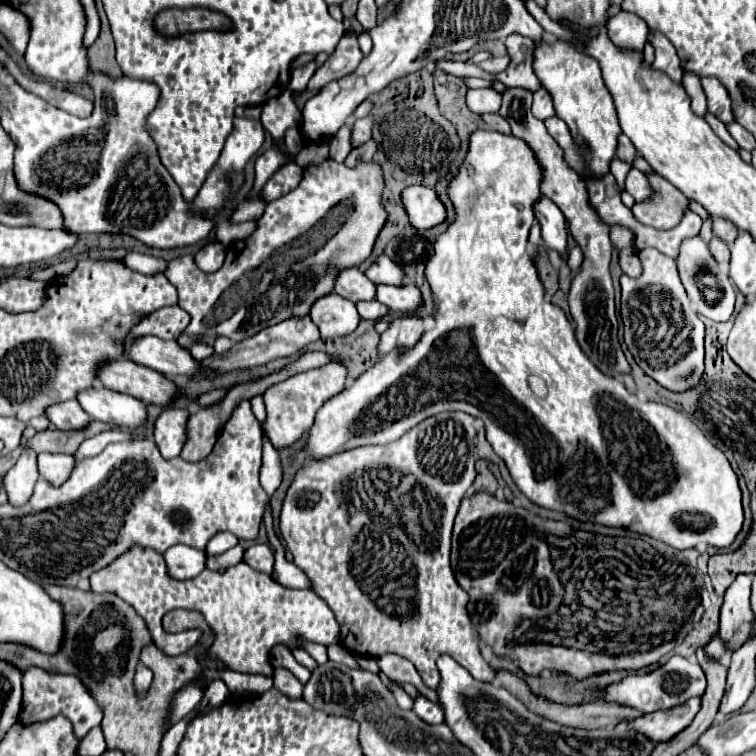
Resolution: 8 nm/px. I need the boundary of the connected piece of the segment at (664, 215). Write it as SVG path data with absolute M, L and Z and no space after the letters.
M648 176L650 186L656 188L652 200L640 202L632 206L634 218L652 228L672 228L680 222L682 212L688 208L688 202L680 190L676 190L672 184L668 184L662 176Z

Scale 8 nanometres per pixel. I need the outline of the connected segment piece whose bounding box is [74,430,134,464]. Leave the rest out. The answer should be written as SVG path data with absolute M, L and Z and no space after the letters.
M106 430L106 432L100 432L100 434L92 436L92 438L86 438L86 440L78 446L78 450L74 452L74 460L76 460L76 464L78 464L78 462L82 462L84 458L94 458L94 456L100 454L108 444L112 444L112 442L122 442L122 440L130 440L130 438L134 438L134 436L128 434L128 432L122 432L122 430Z

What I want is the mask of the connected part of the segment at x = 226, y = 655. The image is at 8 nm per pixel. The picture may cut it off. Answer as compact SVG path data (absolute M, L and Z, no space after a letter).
M136 548L124 554L124 558L108 564L104 570L92 574L90 584L94 592L114 592L134 606L136 612L146 620L154 644L168 656L184 654L198 642L202 632L190 628L180 634L168 634L162 628L162 616L176 608L200 612L208 626L216 632L216 642L208 654L218 656L222 662L226 662L228 670L236 672L272 676L268 652L276 644L296 646L294 636L298 634L318 644L334 644L340 638L340 626L320 596L316 596L312 590L286 588L268 574L250 568L246 562L218 572L204 570L192 580L176 580L168 574L162 554Z

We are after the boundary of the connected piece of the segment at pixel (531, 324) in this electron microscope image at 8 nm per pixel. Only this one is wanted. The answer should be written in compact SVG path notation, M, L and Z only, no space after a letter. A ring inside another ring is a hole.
M476 130L470 136L470 150L468 156L464 160L464 164L460 166L460 172L452 178L450 186L448 186L448 196L456 208L456 222L436 238L434 244L434 256L428 260L426 266L426 278L430 282L432 292L438 296L440 304L436 308L434 320L436 326L428 332L424 332L424 336L420 338L420 342L412 348L406 350L400 358L396 356L396 352L392 352L388 358L376 362L370 370L366 370L352 386L344 388L340 394L332 396L328 402L324 402L324 406L318 410L314 426L308 430L306 440L302 442L300 450L304 452L306 458L328 458L352 448L360 448L360 446L370 446L370 444L390 444L396 438L400 438L402 434L406 434L412 426L420 424L422 420L436 416L440 412L466 412L470 416L482 418L486 424L486 440L490 442L490 446L494 448L494 452L504 460L506 468L510 470L512 480L516 482L518 490L534 504L548 508L548 510L556 510L556 512L564 512L580 522L592 522L592 524L602 524L602 526L612 526L612 528L624 528L636 534L644 534L650 536L654 540L660 540L672 548L678 550L686 550L686 548L694 548L696 544L708 544L708 546L716 546L716 548L726 548L734 542L736 534L742 528L744 522L744 512L742 512L742 492L738 488L738 478L728 462L728 458L724 456L724 452L720 448L716 448L704 434L702 430L688 420L682 412L660 404L660 402L640 402L640 398L636 394L630 394L626 390L626 386L616 380L614 376L608 374L600 374L600 370L592 364L592 360L582 352L580 344L576 342L574 336L574 328L568 322L566 314L554 306L552 302L544 300L544 286L538 278L538 270L526 250L528 246L528 232L532 222L536 220L534 216L534 204L540 200L540 184L544 180L544 168L540 166L534 150L528 146L528 142L524 142L522 138L516 136L506 136L494 130ZM530 376L540 376L546 382L548 394L544 398L538 398L528 384Z

